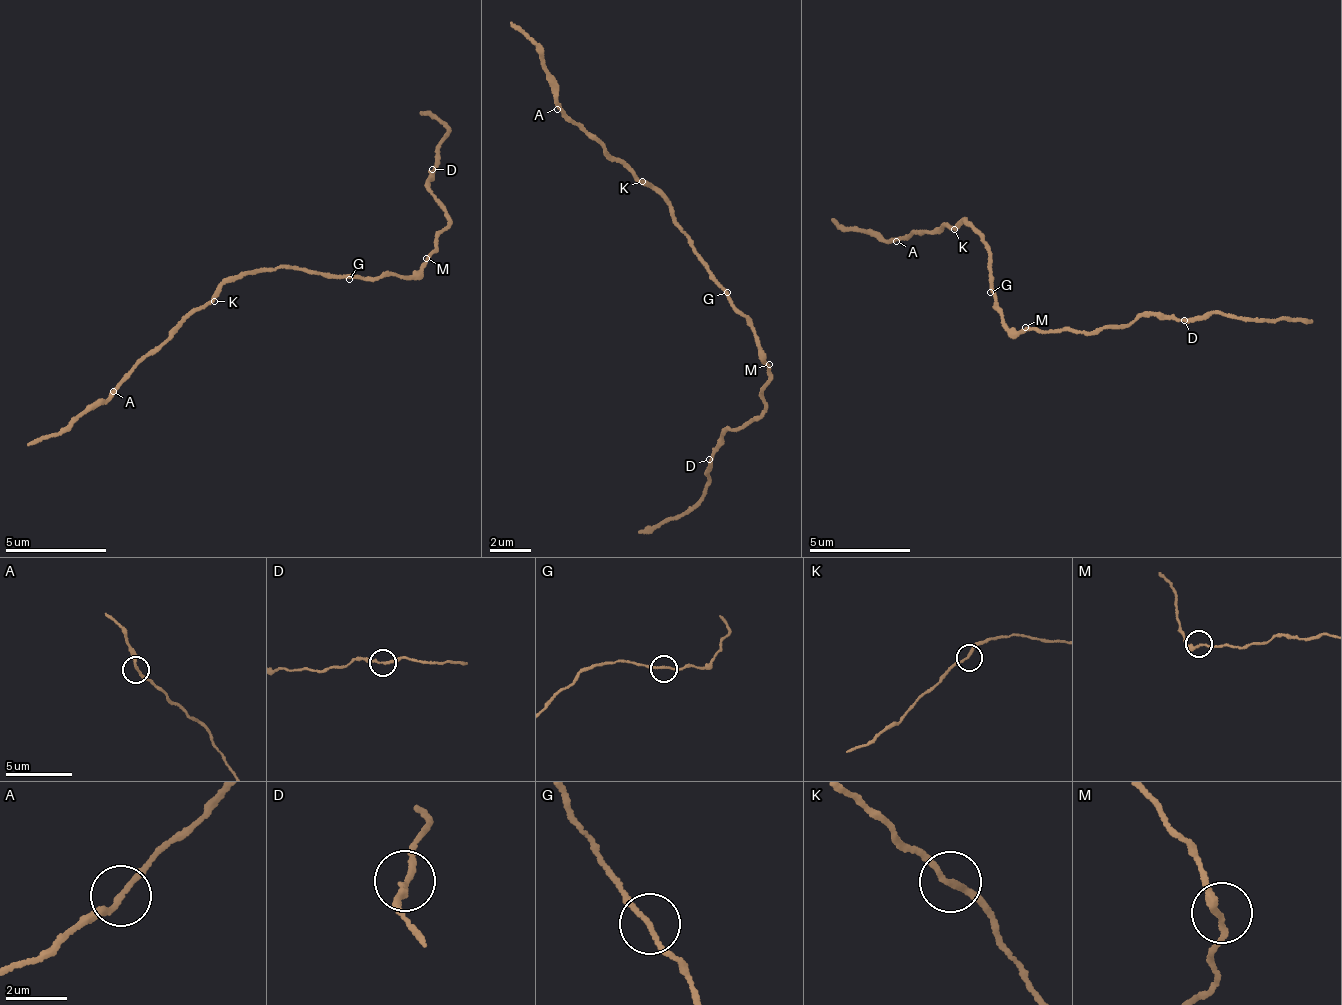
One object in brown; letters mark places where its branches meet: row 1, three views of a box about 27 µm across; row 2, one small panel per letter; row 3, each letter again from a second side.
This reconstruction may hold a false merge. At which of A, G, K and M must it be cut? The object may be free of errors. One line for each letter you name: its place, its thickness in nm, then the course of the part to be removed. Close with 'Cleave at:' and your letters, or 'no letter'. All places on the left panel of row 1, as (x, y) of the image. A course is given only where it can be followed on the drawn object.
M: place (426, 258); calibre 180 nm; course (426, 256), (449, 223), (427, 188), (450, 132), (421, 115)
Cleave at: M

